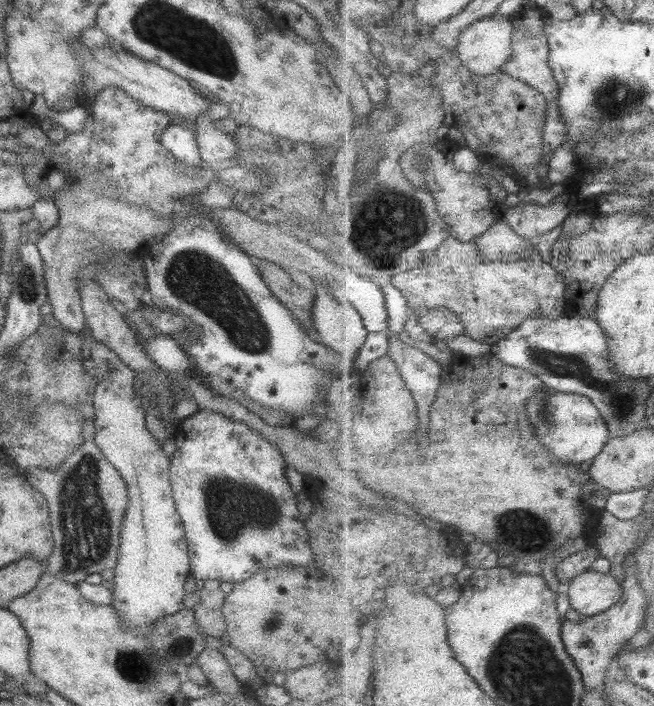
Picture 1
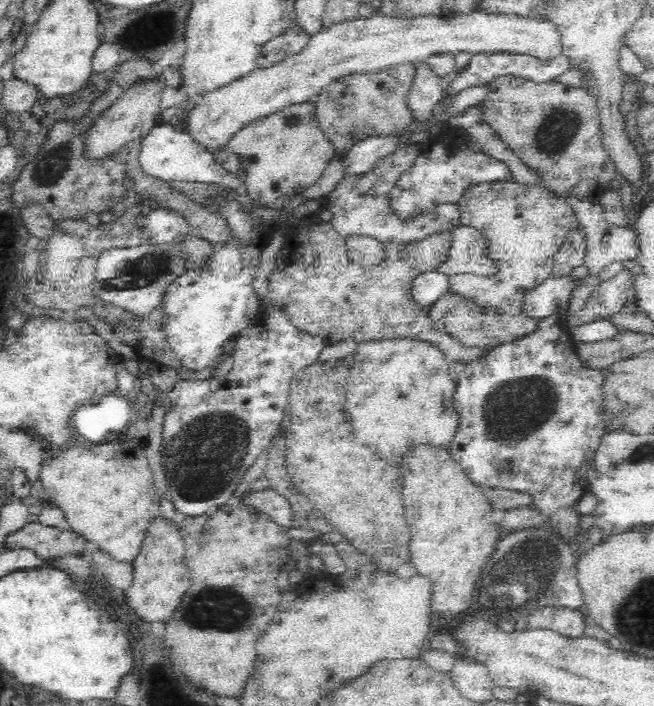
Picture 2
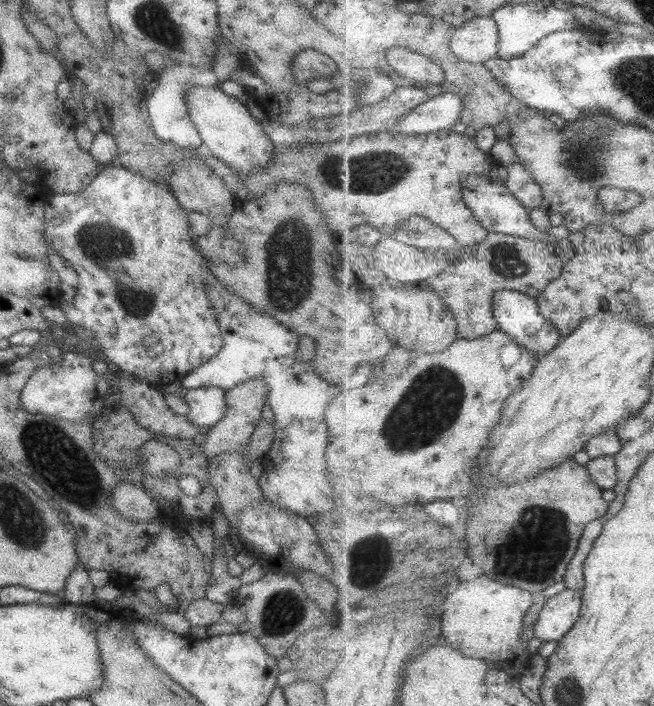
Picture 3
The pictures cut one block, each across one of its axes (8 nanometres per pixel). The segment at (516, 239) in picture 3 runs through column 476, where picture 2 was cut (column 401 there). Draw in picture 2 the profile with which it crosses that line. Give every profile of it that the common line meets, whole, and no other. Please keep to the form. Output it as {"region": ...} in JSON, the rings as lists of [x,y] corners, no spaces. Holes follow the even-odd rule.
{"region":[[[317,214],[302,220],[302,226],[297,224],[297,227],[288,234],[286,244],[283,243],[279,250],[276,268],[272,270],[266,282],[268,292],[262,298],[262,308],[265,310],[273,308],[273,310],[285,312],[298,331],[326,340],[330,345],[349,339],[356,343],[364,343],[372,340],[410,338],[434,344],[441,349],[449,363],[458,361],[470,364],[488,356],[492,347],[466,347],[452,336],[434,329],[426,309],[417,305],[411,293],[411,284],[420,274],[438,270],[438,264],[442,264],[447,259],[451,248],[449,231],[432,234],[409,246],[390,242],[382,243],[382,245],[384,245],[384,262],[368,267],[361,266],[360,263],[350,259],[346,238],[331,227],[326,216]]]}

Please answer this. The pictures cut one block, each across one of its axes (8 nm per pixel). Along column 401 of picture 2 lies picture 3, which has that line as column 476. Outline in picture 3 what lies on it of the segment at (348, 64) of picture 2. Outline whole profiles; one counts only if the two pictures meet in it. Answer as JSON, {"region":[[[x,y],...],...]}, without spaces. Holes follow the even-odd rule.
{"region":[[[491,17],[472,18],[456,30],[450,44],[465,62],[485,63],[499,54],[499,27]]]}

